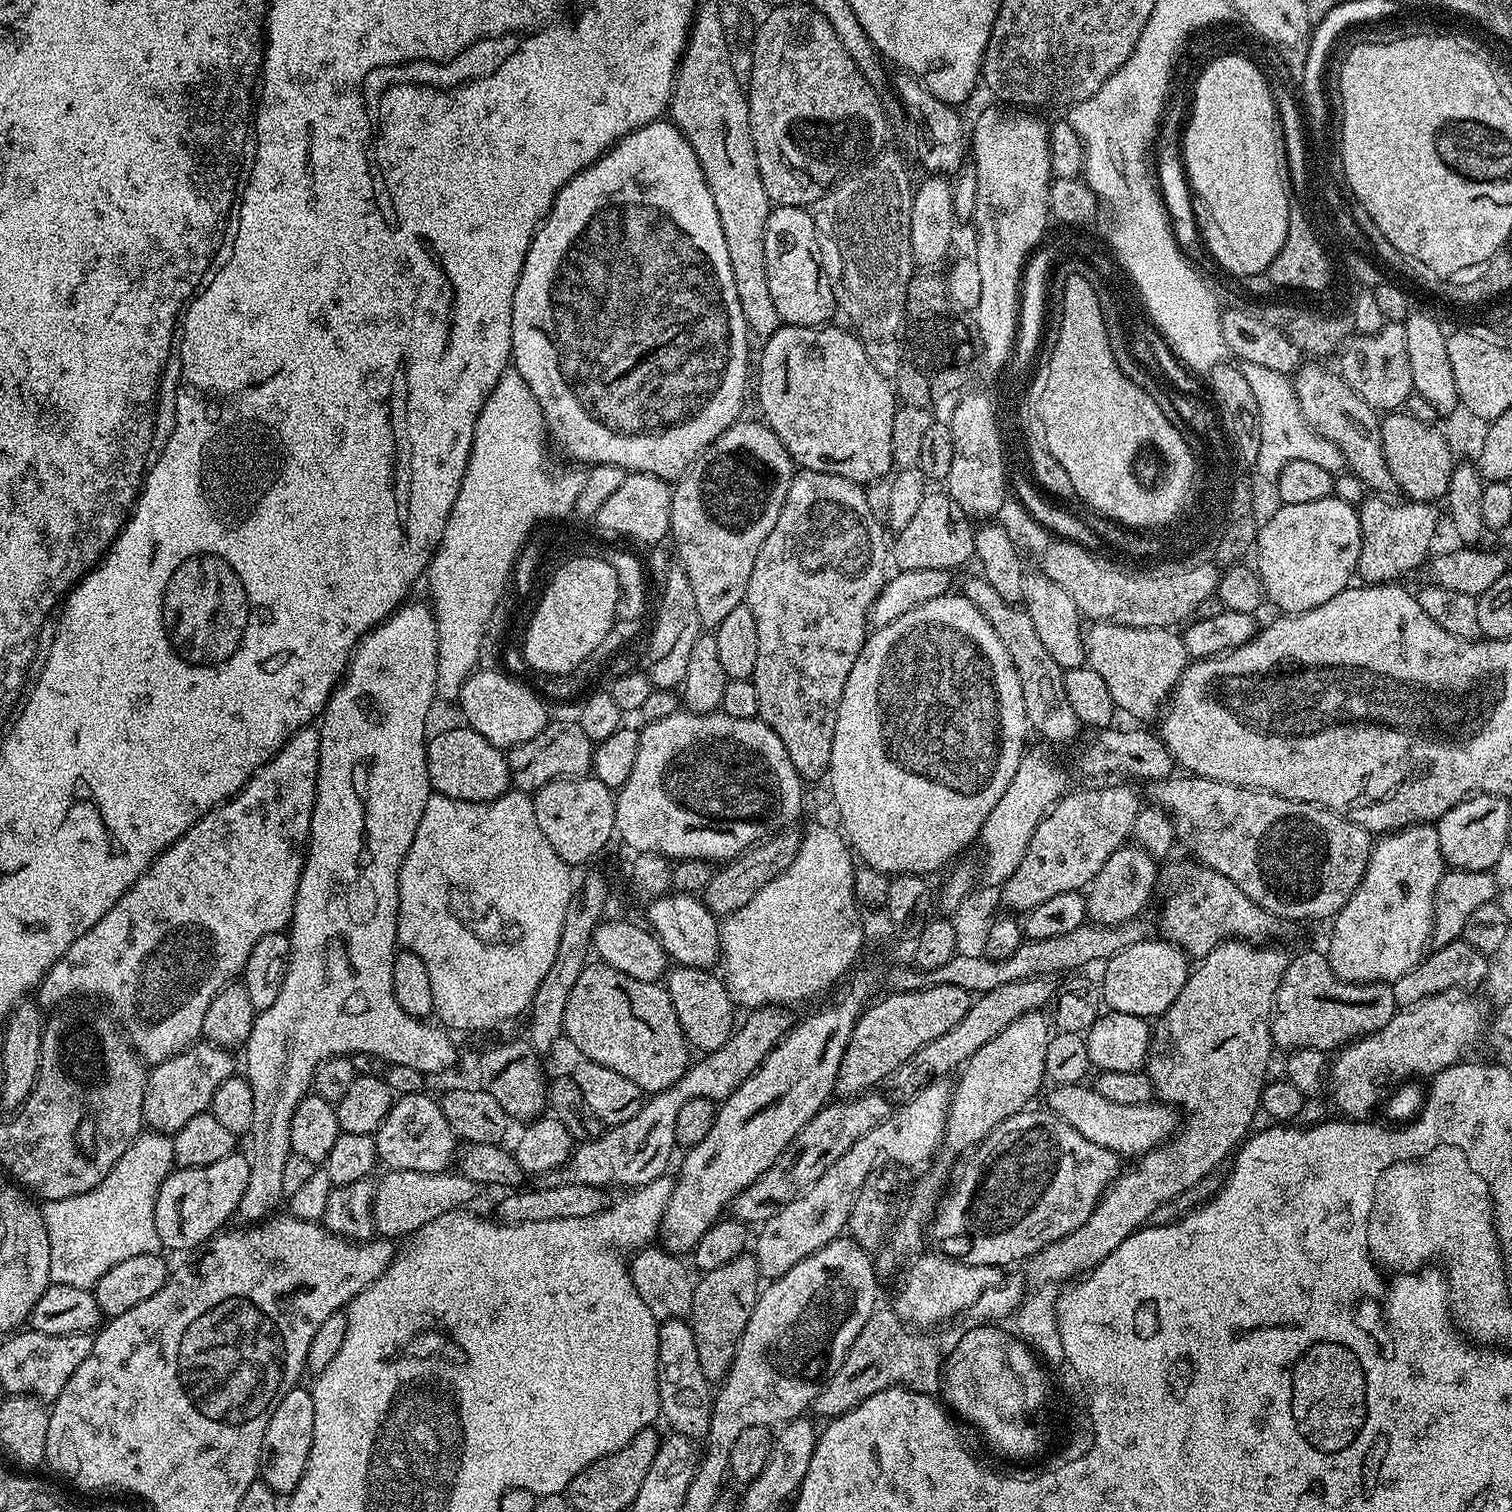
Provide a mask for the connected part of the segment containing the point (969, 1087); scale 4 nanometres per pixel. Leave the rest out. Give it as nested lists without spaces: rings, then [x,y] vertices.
[[[1043,1011],[1027,1012],[1022,1014],[1022,1018],[1010,1022],[1010,1026],[1006,1026],[1006,1030],[998,1034],[998,1038],[990,1038],[990,1042],[986,1042],[982,1050],[978,1050],[969,1058],[959,1073],[960,1081],[952,1088],[952,1099],[948,1101],[948,1117],[944,1127],[946,1148],[948,1144],[949,1150],[956,1152],[955,1154],[971,1149],[979,1144],[990,1130],[994,1130],[994,1126],[998,1126],[1016,1112],[1025,1111],[1031,1105],[1028,1103],[1035,1098],[1040,1083],[1045,1083],[1046,1080],[1044,1071],[1046,1070],[1046,1050],[1049,1039],[1049,1017]]]

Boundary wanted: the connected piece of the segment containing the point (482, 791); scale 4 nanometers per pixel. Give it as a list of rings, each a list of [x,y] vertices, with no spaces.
[[[470,727],[448,728],[427,741],[428,773],[433,793],[470,800],[473,804],[486,804],[498,800],[509,791],[512,779],[508,773],[508,757],[501,749],[495,748],[482,734]]]

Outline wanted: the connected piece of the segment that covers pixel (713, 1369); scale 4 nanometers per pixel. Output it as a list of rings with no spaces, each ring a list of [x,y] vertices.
[[[744,1252],[717,1270],[703,1273],[693,1285],[688,1302],[688,1321],[694,1334],[702,1374],[711,1384],[721,1383],[729,1372],[741,1332],[760,1293],[758,1282],[760,1275],[756,1259]]]

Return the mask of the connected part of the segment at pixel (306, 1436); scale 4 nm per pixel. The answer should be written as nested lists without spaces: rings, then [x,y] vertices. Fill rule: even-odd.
[[[297,1386],[287,1392],[282,1402],[278,1402],[274,1414],[270,1414],[270,1422],[262,1438],[259,1479],[264,1480],[266,1486],[278,1494],[291,1494],[298,1482],[302,1482],[302,1474],[308,1468],[313,1442],[314,1398],[307,1387]]]

